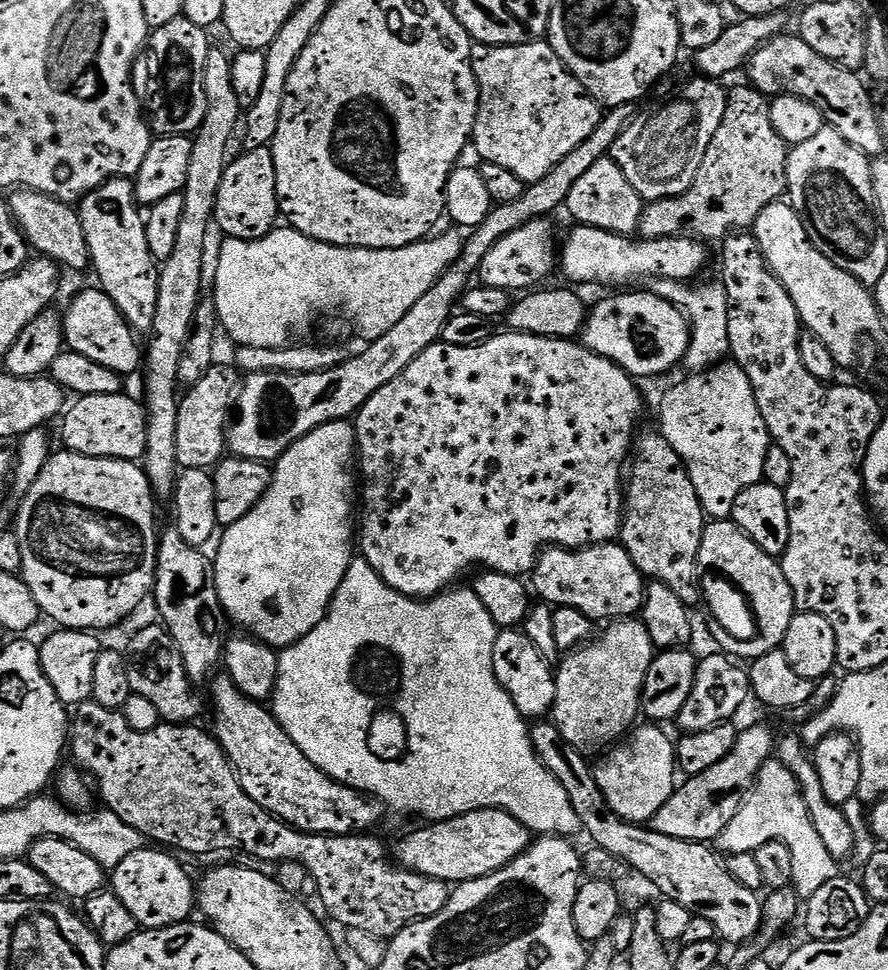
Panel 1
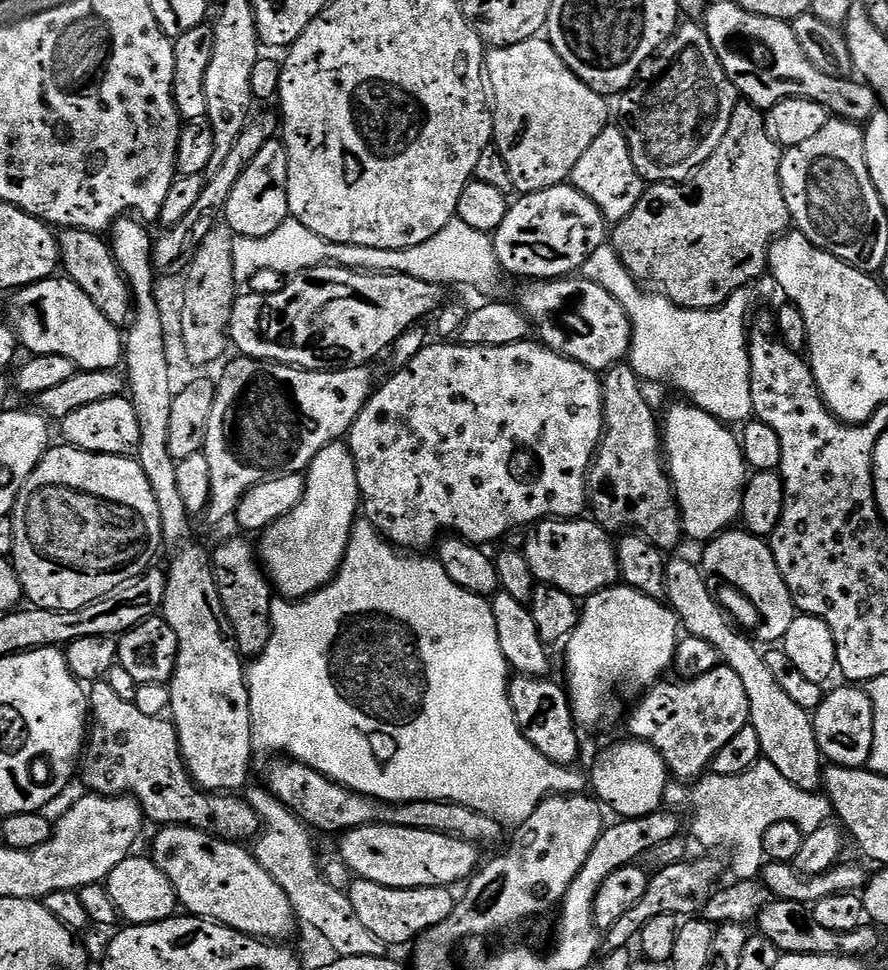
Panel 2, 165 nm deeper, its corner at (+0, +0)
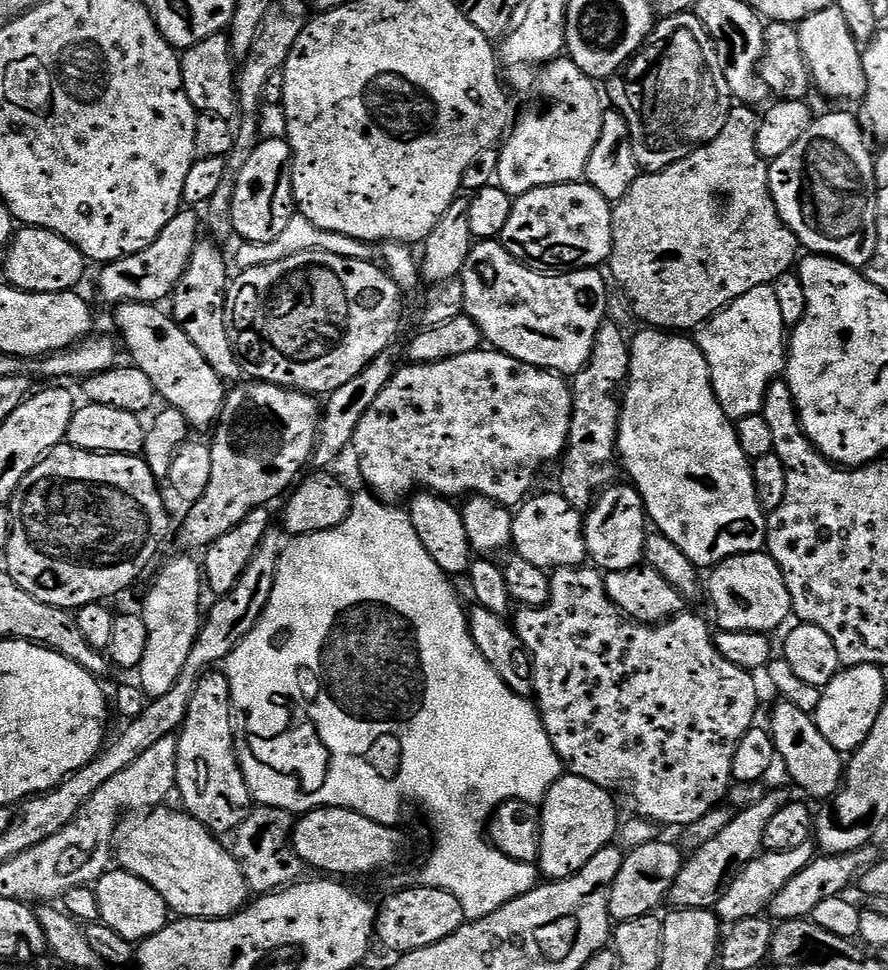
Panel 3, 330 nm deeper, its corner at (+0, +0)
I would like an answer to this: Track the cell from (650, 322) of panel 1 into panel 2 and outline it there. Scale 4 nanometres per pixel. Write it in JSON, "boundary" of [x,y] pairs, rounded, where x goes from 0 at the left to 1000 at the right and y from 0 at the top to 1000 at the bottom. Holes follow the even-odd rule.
{"boundary":[[[632,287],[599,291],[596,297],[583,308],[584,316],[595,327],[596,335],[606,345],[607,354],[624,361],[630,367],[642,369],[655,377],[667,380],[672,386],[679,386],[685,380],[699,374],[707,366],[707,359],[712,356],[712,333],[707,331],[705,320],[696,315],[696,311],[678,295],[657,287]]]}

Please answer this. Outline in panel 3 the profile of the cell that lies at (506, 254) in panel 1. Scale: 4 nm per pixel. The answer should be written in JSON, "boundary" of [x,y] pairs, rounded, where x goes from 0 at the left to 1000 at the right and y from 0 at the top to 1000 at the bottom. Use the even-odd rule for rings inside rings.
{"boundary":[[[661,188],[602,194],[580,203],[574,225],[561,246],[580,268],[596,274],[607,274],[613,278],[675,277],[676,271],[679,268],[681,271],[689,263],[689,215],[686,206],[673,200],[673,196],[669,196]]]}

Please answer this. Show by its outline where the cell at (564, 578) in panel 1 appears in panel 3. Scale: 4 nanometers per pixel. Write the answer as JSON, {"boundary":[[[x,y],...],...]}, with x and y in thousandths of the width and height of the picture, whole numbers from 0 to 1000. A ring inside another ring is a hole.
{"boundary":[[[622,507],[614,511],[600,510],[580,525],[575,564],[580,572],[614,588],[654,585],[662,577],[658,558],[658,532],[654,525],[642,522],[635,511]]]}

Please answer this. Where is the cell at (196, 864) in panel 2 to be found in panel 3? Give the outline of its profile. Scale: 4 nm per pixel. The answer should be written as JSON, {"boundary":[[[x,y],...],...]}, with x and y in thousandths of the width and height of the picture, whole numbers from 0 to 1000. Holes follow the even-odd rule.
{"boundary":[[[179,831],[166,838],[163,845],[158,845],[133,870],[134,894],[141,899],[160,905],[189,931],[190,937],[199,945],[213,948],[249,948],[269,940],[280,931],[282,921],[279,910],[268,893],[268,889],[261,884],[260,877],[247,870],[244,863],[235,858],[230,851],[225,849],[216,841],[206,835]]]}

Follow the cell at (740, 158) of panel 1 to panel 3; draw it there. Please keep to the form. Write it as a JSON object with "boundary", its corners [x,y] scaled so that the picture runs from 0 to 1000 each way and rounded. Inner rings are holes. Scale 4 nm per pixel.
{"boundary":[[[847,109],[825,110],[823,118],[820,120],[818,130],[813,130],[813,138],[804,142],[800,147],[792,148],[786,155],[782,155],[773,163],[750,171],[744,177],[726,176],[717,181],[714,192],[705,196],[703,203],[693,207],[689,215],[689,263],[687,273],[689,272],[688,288],[698,292],[700,300],[707,304],[707,313],[712,316],[712,322],[729,337],[740,340],[775,340],[770,338],[787,339],[797,333],[807,322],[814,322],[820,314],[825,313],[836,303],[845,303],[854,295],[864,293],[873,294],[881,282],[893,279],[898,271],[899,263],[896,259],[902,259],[903,253],[896,246],[889,235],[883,232],[883,227],[878,219],[874,215],[874,209],[869,203],[869,197],[865,191],[865,170],[866,166],[857,161],[854,151],[851,149],[851,139],[856,129],[856,120],[852,112]]]}

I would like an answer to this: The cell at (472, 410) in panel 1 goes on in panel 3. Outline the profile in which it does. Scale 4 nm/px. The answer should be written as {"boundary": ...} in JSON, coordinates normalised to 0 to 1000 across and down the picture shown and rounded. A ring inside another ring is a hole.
{"boundary":[[[557,361],[516,365],[516,369],[502,369],[502,373],[458,378],[443,386],[435,402],[426,406],[421,419],[403,435],[396,453],[395,465],[401,466],[405,477],[405,491],[429,515],[446,522],[454,511],[463,512],[473,504],[501,513],[546,511],[569,522],[584,522],[600,506],[599,487],[606,486],[608,478],[634,471],[640,461],[646,411],[634,387],[614,384]]]}

